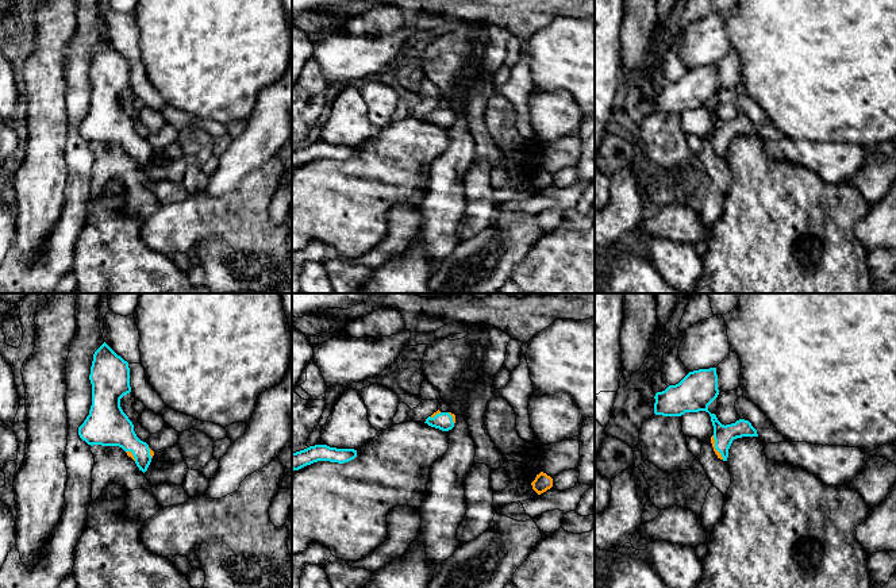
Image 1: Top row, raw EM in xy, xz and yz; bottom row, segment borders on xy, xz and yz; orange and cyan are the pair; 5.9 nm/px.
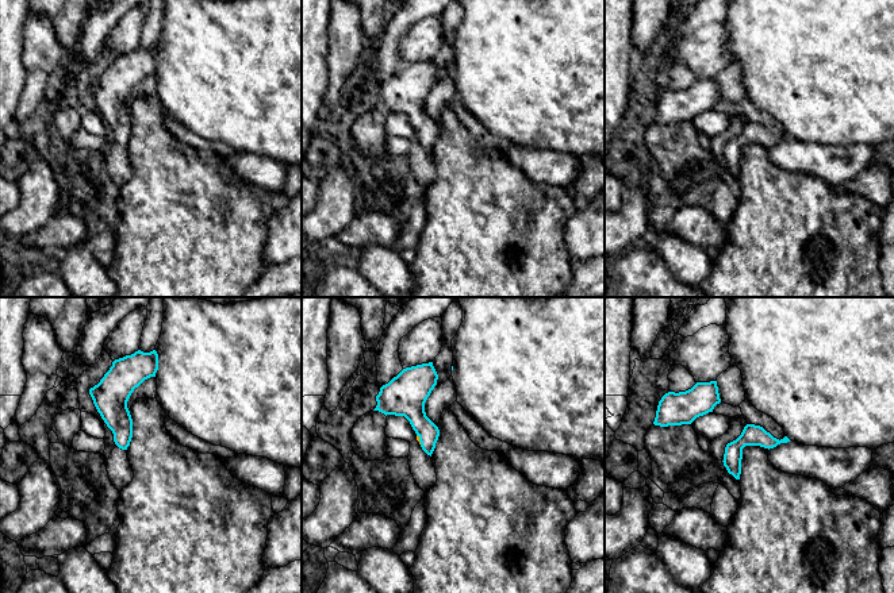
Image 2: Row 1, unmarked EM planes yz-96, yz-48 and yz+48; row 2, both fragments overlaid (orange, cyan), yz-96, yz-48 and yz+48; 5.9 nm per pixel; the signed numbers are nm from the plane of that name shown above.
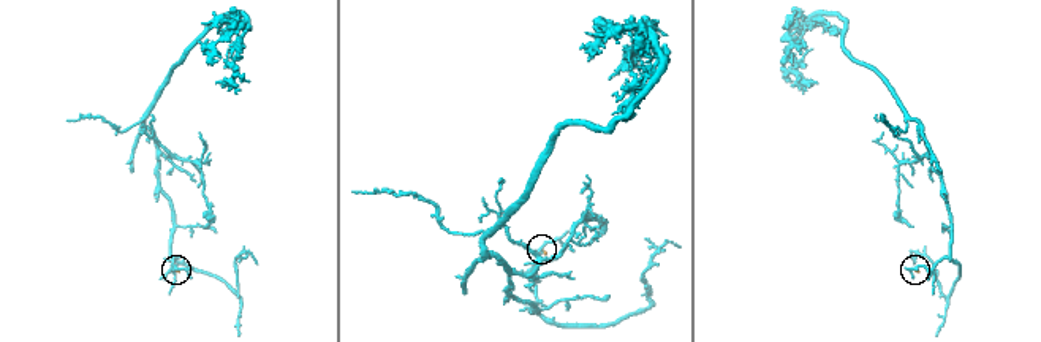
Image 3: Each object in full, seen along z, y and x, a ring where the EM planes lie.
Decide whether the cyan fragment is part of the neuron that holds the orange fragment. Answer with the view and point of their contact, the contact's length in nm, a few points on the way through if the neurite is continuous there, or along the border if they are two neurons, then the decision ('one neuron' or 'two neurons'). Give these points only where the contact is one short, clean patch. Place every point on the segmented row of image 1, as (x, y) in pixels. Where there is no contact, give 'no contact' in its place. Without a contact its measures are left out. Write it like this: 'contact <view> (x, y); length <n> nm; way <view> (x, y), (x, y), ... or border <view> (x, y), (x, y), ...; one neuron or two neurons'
contact yz (714, 448); length 160 nm; way yz (712, 441), (714, 448), (723, 435); one neuron

